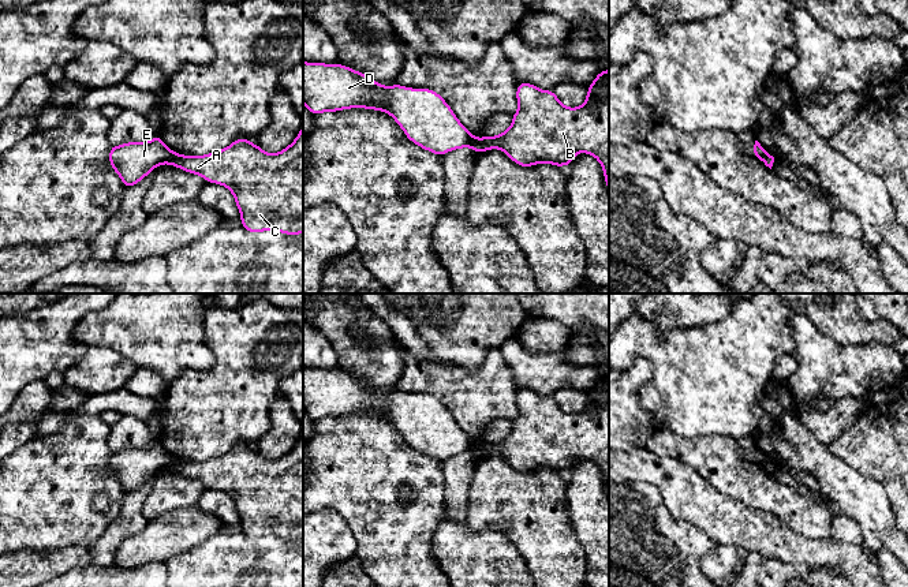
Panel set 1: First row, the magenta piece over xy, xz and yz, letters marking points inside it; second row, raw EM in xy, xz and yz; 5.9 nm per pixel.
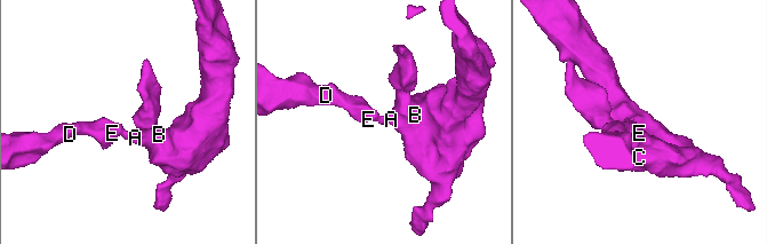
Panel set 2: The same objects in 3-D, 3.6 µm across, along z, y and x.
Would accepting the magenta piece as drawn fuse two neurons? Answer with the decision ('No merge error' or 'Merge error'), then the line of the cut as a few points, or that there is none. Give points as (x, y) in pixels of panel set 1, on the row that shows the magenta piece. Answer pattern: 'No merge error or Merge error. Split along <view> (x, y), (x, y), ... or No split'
Merge error. Split along xy (174, 153), (165, 163)

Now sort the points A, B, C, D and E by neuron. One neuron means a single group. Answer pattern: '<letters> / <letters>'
A B C / D E

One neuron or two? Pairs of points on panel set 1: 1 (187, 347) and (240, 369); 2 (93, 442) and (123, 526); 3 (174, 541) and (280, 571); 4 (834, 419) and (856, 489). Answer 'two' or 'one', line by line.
1: two
2: two
3: two
4: two

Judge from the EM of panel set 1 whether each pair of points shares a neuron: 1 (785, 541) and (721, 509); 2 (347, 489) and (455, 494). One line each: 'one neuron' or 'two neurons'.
1: one neuron
2: two neurons

